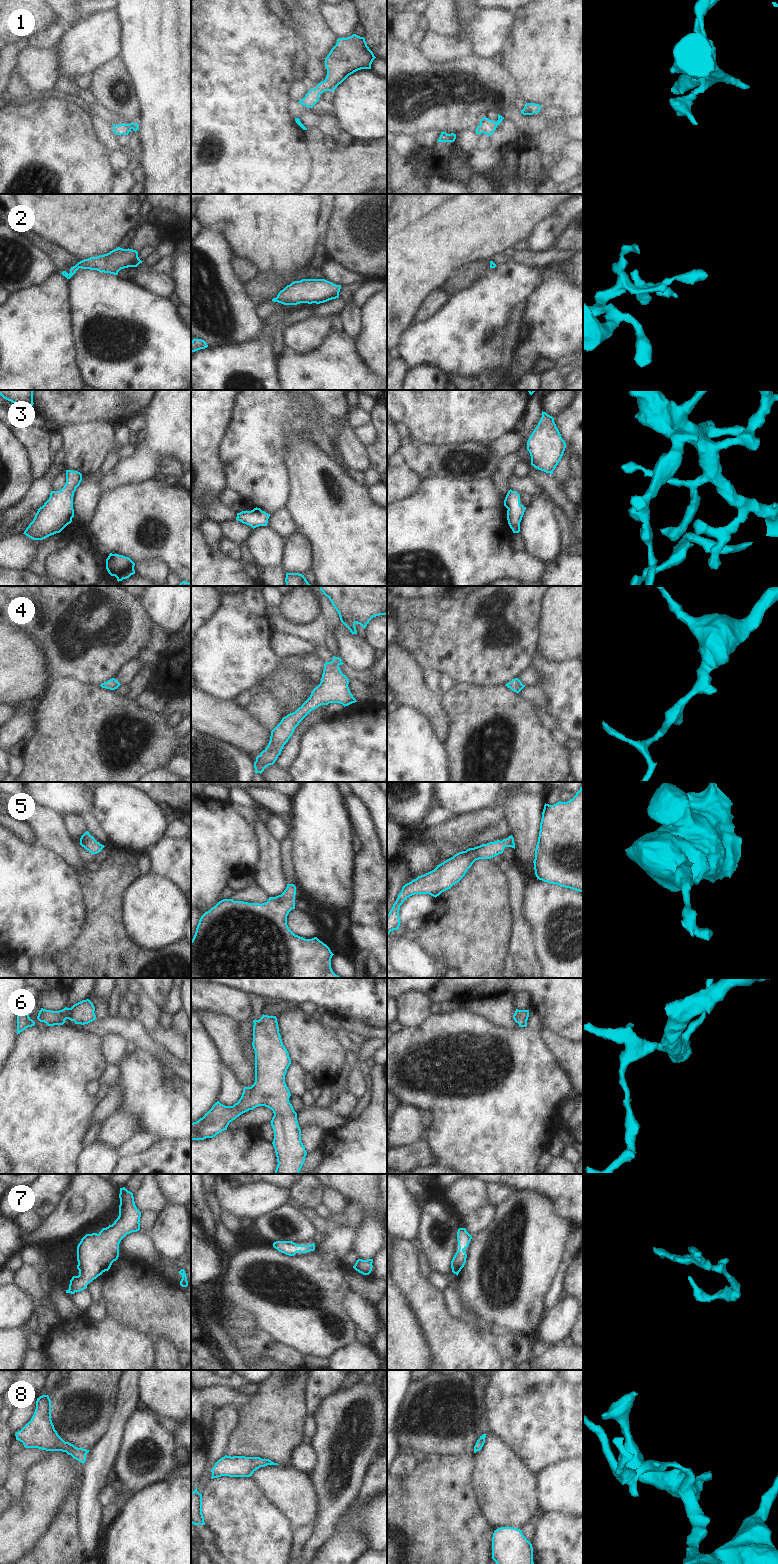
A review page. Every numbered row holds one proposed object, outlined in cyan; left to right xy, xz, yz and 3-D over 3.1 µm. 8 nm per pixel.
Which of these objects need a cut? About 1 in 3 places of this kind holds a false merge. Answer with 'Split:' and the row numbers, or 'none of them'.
Split: none of them

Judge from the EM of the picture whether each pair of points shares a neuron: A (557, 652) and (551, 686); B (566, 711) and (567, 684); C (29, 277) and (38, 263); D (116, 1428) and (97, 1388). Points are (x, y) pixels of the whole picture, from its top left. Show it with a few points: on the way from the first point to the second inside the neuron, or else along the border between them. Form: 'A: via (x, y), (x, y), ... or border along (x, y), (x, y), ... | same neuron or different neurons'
A: border along (537, 650), (544, 657), (553, 661), (572, 659) | different neurons
B: via (567, 704), (567, 691) | same neuron
C: via (29, 274), (35, 266) | same neuron
D: border along (117, 1398), (115, 1412), (110, 1425), (99, 1439) | different neurons

